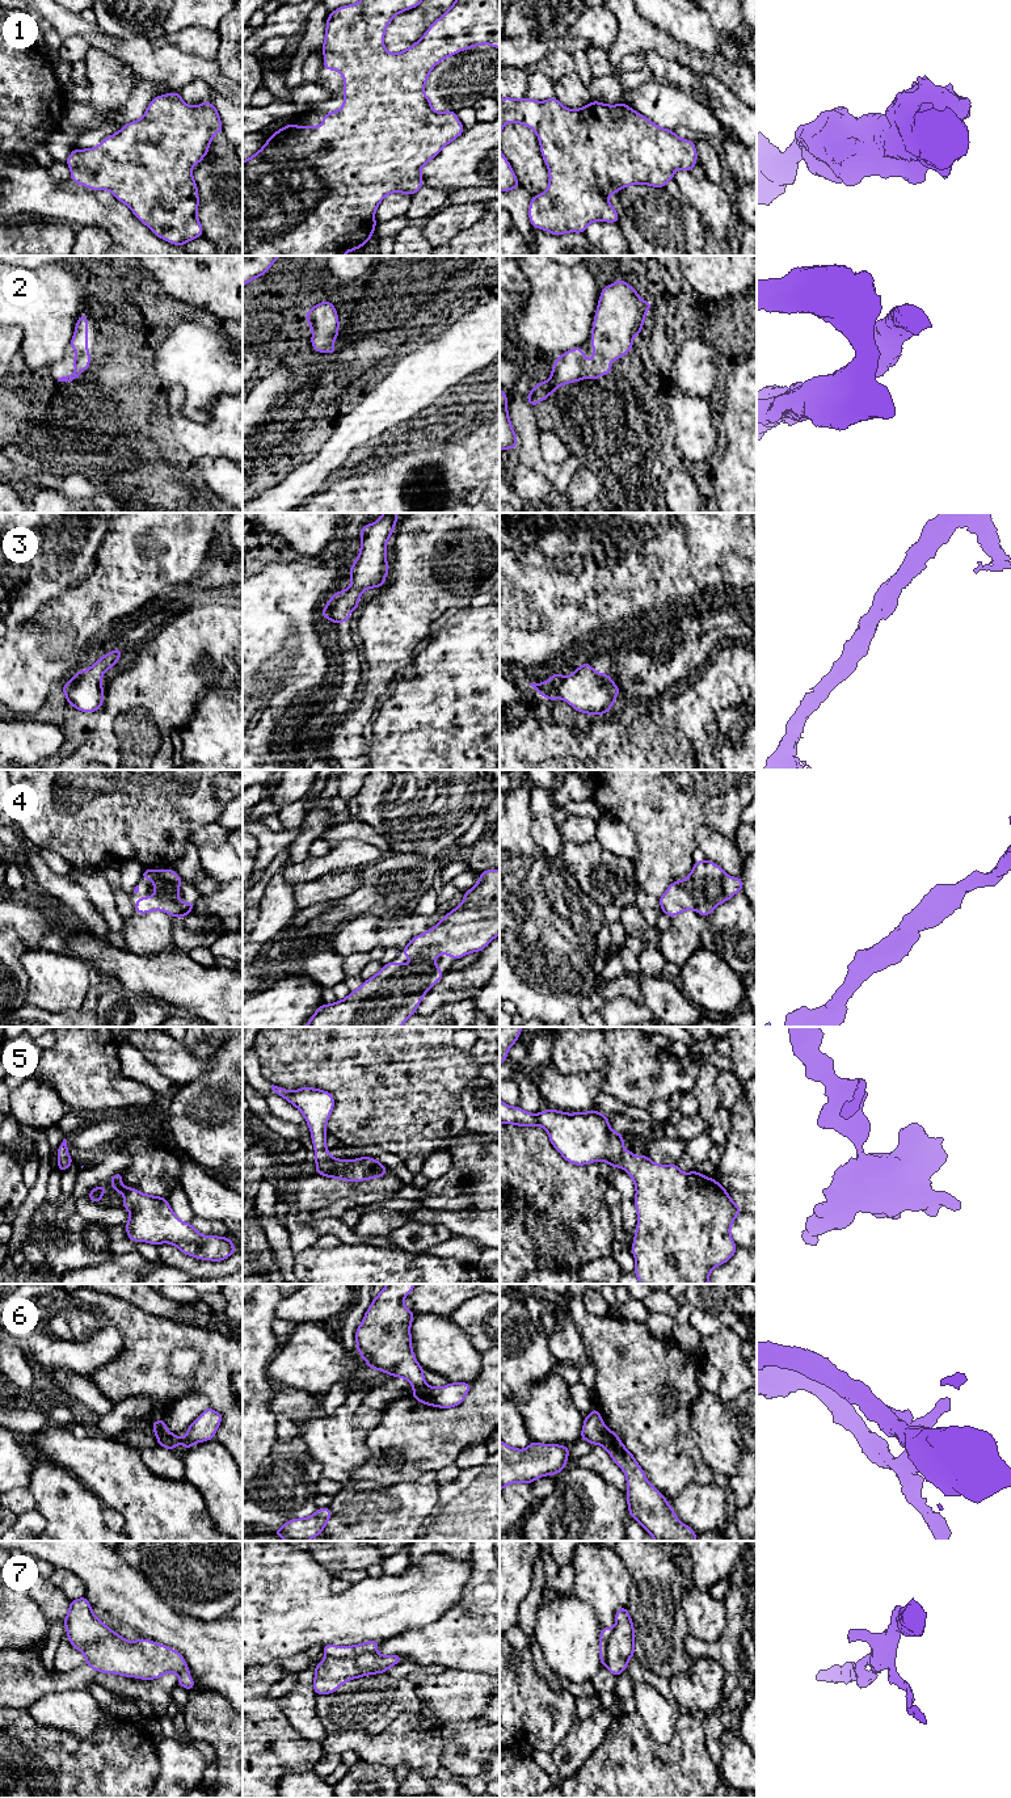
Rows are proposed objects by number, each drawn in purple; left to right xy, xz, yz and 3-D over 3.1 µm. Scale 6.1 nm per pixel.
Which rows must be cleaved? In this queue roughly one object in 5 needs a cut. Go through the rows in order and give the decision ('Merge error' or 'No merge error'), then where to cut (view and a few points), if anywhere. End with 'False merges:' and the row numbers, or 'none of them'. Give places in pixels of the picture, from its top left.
1: No merge error. No split
2: No merge error. No split
3: No merge error. No split
4: No merge error. No split
5: No merge error. No split
6: Merge error. Split along yz (606, 1428), (598, 1443)
7: No merge error. No split
False merges: 6

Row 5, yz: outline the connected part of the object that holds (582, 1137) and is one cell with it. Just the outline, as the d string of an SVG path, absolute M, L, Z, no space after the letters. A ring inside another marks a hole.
M500 1099L500 1123L543 1127L551 1144L569 1163L584 1166L602 1161L629 1174L636 1187L633 1203L637 1213L632 1243L633 1273L640 1284L708 1284L712 1269L734 1255L737 1246L730 1226L742 1208L733 1203L726 1189L696 1170L684 1174L677 1163L658 1165L646 1154L636 1157L632 1150L625 1151L622 1133L614 1132L608 1116L599 1111L566 1113L547 1108L540 1113L528 1113Z

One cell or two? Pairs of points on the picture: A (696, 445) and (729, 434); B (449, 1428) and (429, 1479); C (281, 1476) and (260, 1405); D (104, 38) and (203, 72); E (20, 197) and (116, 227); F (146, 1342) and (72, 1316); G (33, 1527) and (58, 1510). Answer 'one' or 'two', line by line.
A: two
B: two
C: two
D: one
E: one
F: two
G: two

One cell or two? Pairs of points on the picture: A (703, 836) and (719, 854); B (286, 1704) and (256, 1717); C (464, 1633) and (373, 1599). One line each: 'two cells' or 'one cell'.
A: one cell
B: two cells
C: two cells

